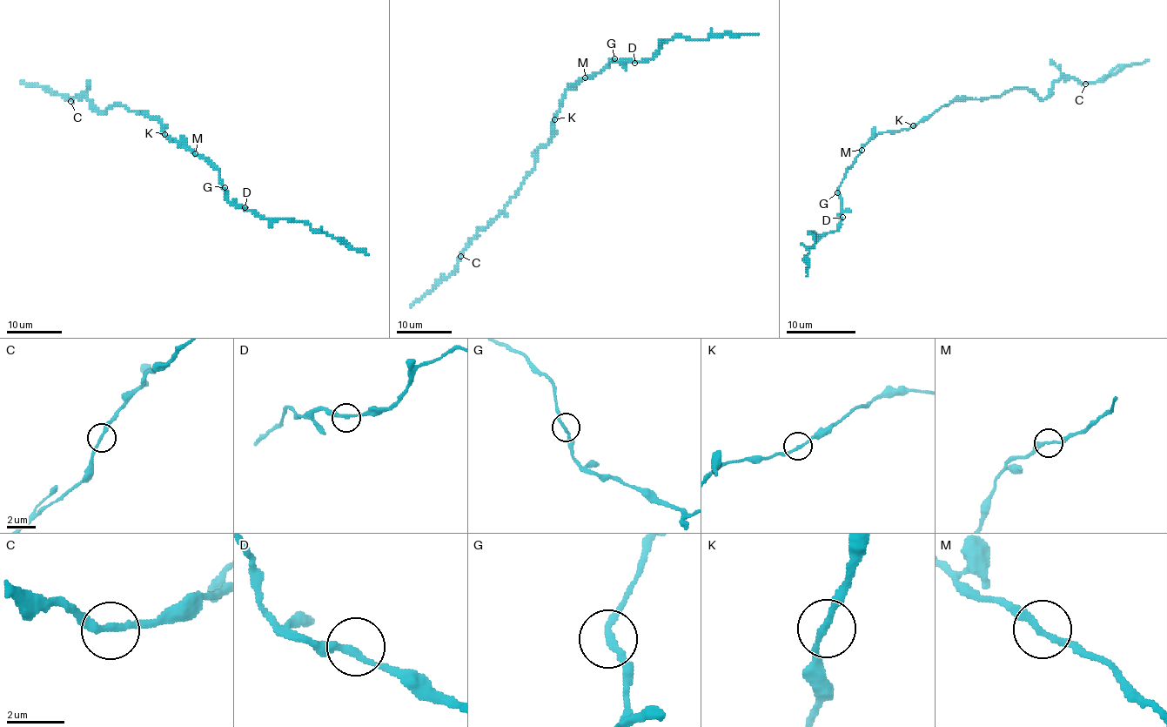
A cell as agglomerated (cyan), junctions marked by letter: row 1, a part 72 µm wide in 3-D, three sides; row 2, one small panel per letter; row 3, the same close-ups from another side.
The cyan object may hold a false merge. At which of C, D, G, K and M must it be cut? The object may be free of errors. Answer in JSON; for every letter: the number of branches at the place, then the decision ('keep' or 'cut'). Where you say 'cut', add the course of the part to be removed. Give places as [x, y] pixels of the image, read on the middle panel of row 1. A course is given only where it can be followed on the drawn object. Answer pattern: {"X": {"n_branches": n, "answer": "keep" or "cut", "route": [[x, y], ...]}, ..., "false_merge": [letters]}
{"C": {"n_branches": 2, "answer": "keep"}, "D": {"n_branches": 2, "answer": "keep"}, "G": {"n_branches": 2, "answer": "keep"}, "K": {"n_branches": 2, "answer": "keep"}, "M": {"n_branches": 2, "answer": "keep"}, "false_merge": []}

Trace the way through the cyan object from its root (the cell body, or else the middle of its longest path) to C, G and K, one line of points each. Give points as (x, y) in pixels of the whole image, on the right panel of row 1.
C: (895, 131), (927, 120), (955, 99), (988, 99), (1014, 89), (1029, 89), (1043, 99), (1062, 77), (1084, 84)
G: (895, 131), (879, 132), (861, 150), (848, 168), (837, 192)
K: (895, 131), (913, 125)

